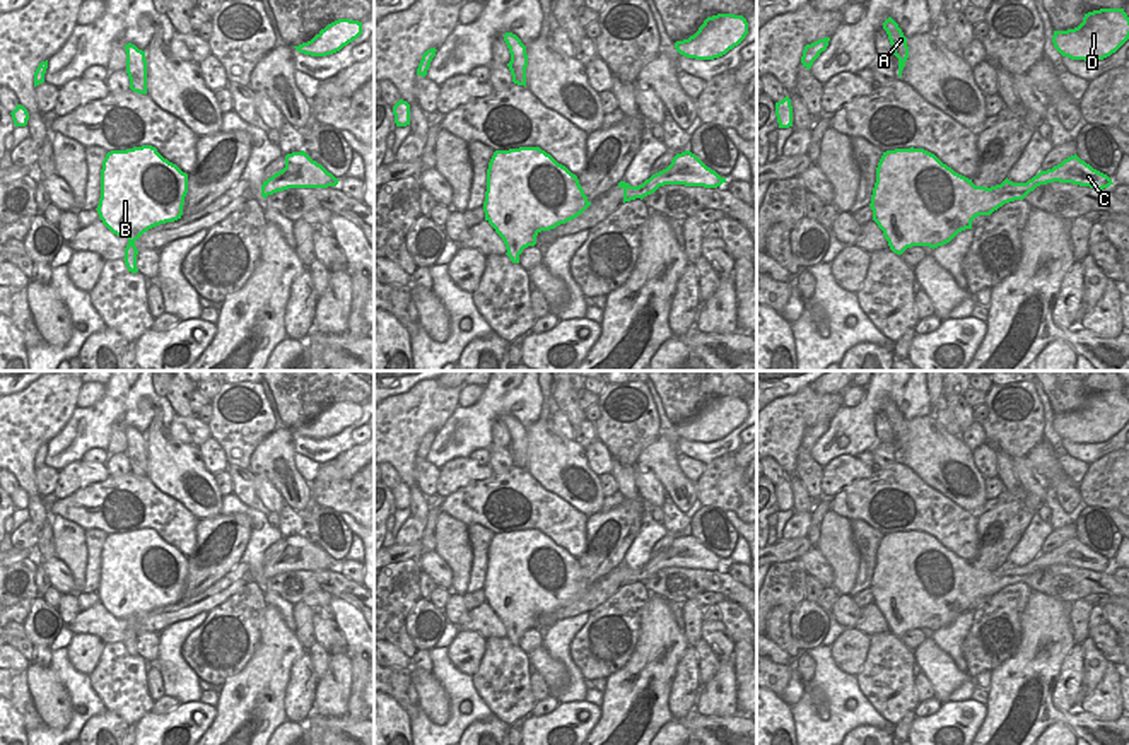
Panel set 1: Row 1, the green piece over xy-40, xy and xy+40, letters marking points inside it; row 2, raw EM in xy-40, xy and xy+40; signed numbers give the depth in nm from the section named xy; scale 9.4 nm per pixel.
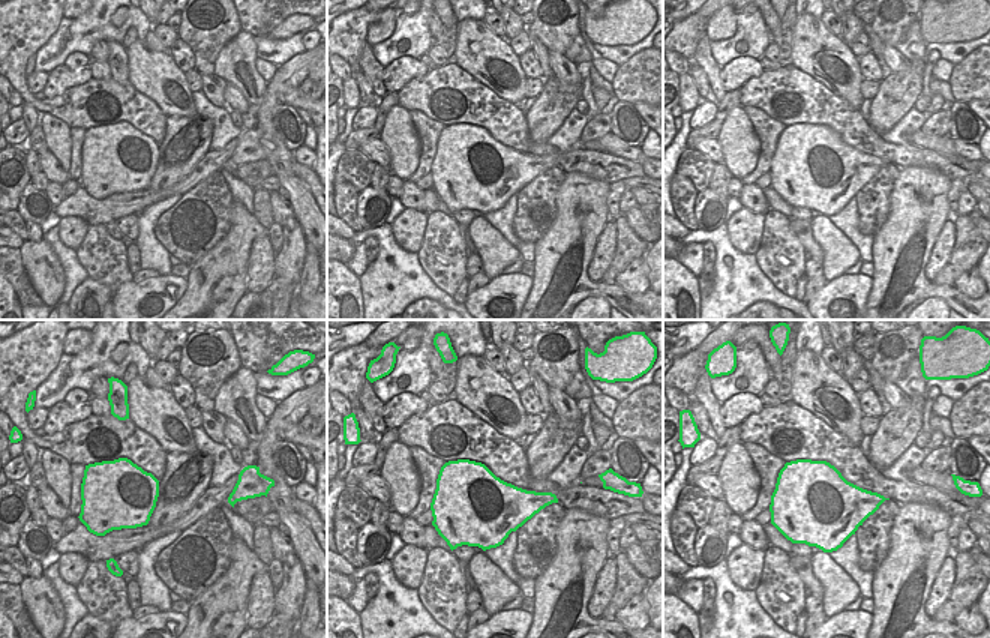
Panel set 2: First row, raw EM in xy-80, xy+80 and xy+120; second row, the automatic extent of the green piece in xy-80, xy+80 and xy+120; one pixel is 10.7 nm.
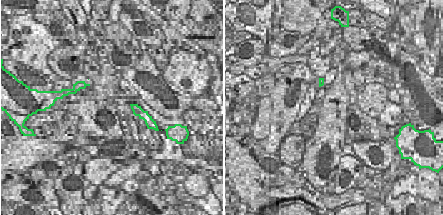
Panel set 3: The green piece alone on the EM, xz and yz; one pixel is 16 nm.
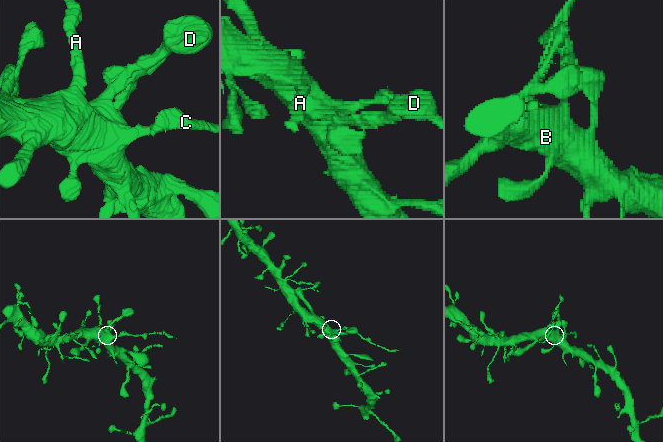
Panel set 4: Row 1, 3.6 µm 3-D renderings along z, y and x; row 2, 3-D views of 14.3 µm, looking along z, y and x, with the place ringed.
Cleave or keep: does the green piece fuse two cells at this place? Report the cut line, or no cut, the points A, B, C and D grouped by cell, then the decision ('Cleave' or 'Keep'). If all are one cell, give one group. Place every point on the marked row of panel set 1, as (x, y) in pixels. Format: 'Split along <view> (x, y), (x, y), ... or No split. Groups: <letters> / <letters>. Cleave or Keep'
Split along xy+40 (1020, 183), (1025, 195). Groups: A B D / C. Cleave

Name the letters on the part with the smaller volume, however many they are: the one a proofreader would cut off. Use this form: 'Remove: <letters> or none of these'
Remove: C

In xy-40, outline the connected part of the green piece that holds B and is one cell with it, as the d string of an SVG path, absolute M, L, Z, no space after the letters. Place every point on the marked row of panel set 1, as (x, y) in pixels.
M152 145L106 154L96 210L113 234L128 239L123 258L128 272L138 272L135 241L155 226L181 219L186 193L188 174Z

